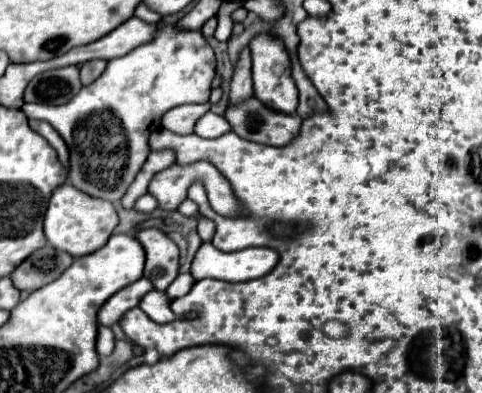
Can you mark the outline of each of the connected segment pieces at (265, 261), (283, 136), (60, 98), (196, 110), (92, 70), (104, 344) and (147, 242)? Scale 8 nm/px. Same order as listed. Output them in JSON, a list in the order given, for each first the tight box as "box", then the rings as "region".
[{"box":[190,242,278,281],"region":[[[204,242],[198,251],[196,257],[192,261],[190,273],[192,277],[198,279],[222,279],[222,281],[248,281],[248,279],[256,279],[266,275],[278,261],[278,253],[272,249],[260,249],[260,247],[250,247],[250,249],[242,249],[236,253],[225,253],[216,249],[211,242]]]},{"box":[224,97,300,147],"region":[[[254,97],[240,107],[228,107],[224,117],[232,125],[232,131],[242,139],[282,147],[288,145],[300,129],[298,115],[284,115],[262,107]]]},{"box":[24,67,80,105],"region":[[[62,67],[44,71],[42,75],[36,75],[26,91],[24,101],[26,103],[52,103],[52,105],[64,105],[68,103],[78,91],[80,91],[80,79],[78,79],[78,67]]]},{"box":[162,87,222,135],"region":[[[220,87],[213,88],[206,103],[200,105],[178,105],[176,109],[170,109],[164,117],[162,117],[162,127],[166,127],[172,133],[180,133],[180,135],[188,135],[192,133],[196,121],[210,111],[212,105],[217,103],[222,97],[222,89]]]},{"box":[80,59,106,85],"region":[[[94,59],[94,61],[88,61],[80,67],[80,73],[82,73],[82,85],[90,85],[94,79],[98,79],[102,75],[102,71],[106,69],[106,61],[102,59]]]},{"box":[96,325,114,355],"region":[[[100,325],[98,327],[98,339],[96,339],[96,351],[100,355],[110,355],[114,349],[114,333],[110,327]]]},{"box":[136,229,178,291],"region":[[[142,229],[136,239],[146,251],[144,277],[152,281],[156,291],[166,291],[178,277],[178,247],[160,229]]]}]

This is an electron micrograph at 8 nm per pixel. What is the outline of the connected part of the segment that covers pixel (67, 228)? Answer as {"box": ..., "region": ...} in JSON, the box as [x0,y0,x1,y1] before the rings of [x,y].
{"box":[44,181,118,257],"region":[[[68,181],[62,183],[52,193],[44,217],[44,233],[48,243],[58,251],[66,251],[74,257],[82,257],[100,249],[108,241],[116,225],[118,225],[118,215],[112,203],[108,203],[106,199],[92,199],[90,195],[84,195],[84,191],[76,191],[76,187],[72,187],[72,183]]]}

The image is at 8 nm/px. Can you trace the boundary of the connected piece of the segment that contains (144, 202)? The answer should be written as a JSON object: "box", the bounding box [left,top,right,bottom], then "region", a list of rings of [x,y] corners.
{"box":[134,193,158,213],"region":[[[148,193],[142,195],[142,197],[136,201],[136,205],[134,205],[134,209],[140,211],[140,213],[152,213],[156,207],[158,207],[156,199],[154,199],[152,195],[148,195]]]}

